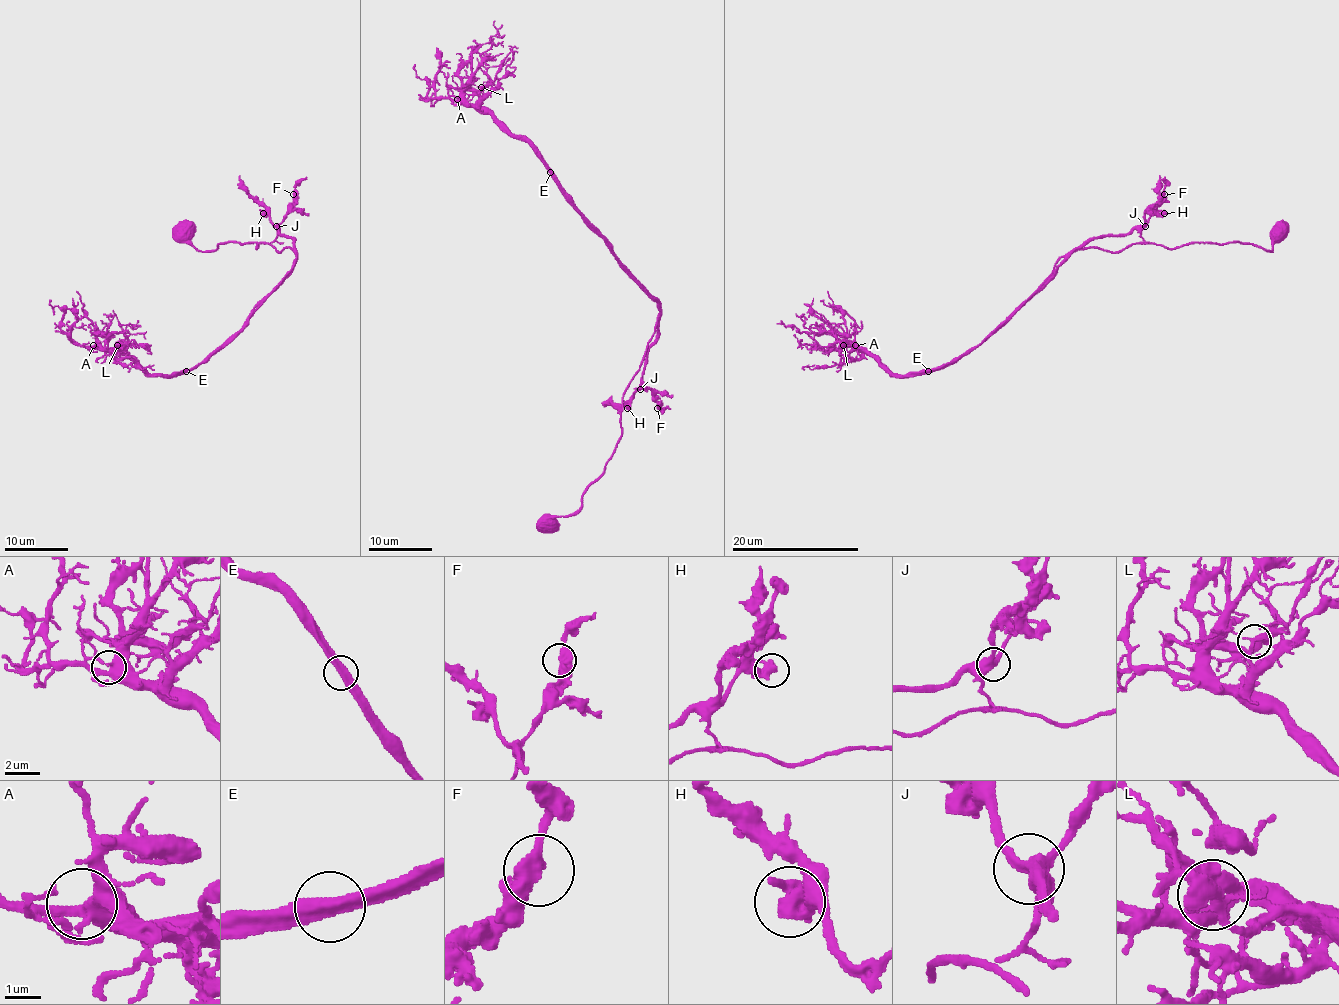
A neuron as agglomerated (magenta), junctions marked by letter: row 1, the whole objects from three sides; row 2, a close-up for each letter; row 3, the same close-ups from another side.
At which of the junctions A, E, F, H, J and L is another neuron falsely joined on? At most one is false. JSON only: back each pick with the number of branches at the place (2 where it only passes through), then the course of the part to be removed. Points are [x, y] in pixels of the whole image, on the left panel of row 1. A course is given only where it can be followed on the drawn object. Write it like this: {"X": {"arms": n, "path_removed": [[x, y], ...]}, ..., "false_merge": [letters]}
{"false_merge": []}

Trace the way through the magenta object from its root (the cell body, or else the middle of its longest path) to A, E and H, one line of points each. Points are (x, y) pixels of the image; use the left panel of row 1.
A: (260, 302), (249, 320), (222, 347), (190, 370), (147, 375), (125, 353), (98, 350), (93, 345)
E: (260, 302), (249, 320), (222, 347), (196, 367), (185, 370)
H: (260, 302), (293, 266), (296, 256), (295, 242), (282, 236), (271, 218), (263, 213)

